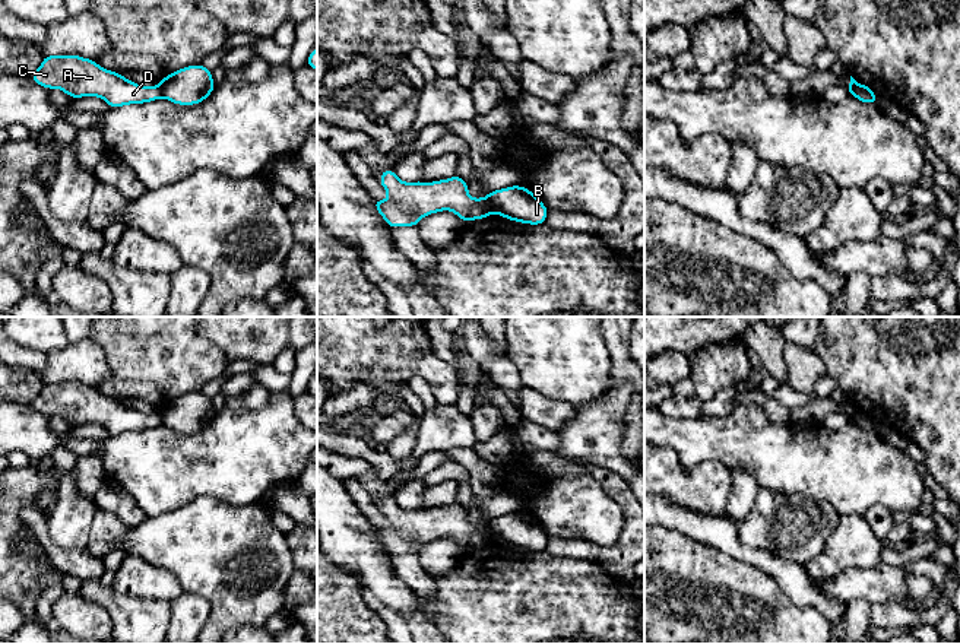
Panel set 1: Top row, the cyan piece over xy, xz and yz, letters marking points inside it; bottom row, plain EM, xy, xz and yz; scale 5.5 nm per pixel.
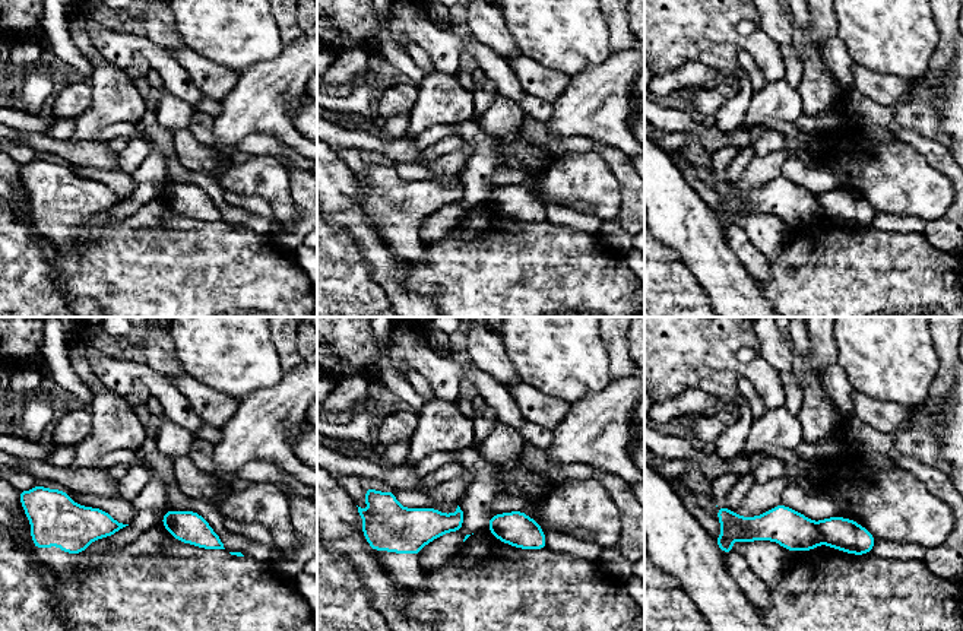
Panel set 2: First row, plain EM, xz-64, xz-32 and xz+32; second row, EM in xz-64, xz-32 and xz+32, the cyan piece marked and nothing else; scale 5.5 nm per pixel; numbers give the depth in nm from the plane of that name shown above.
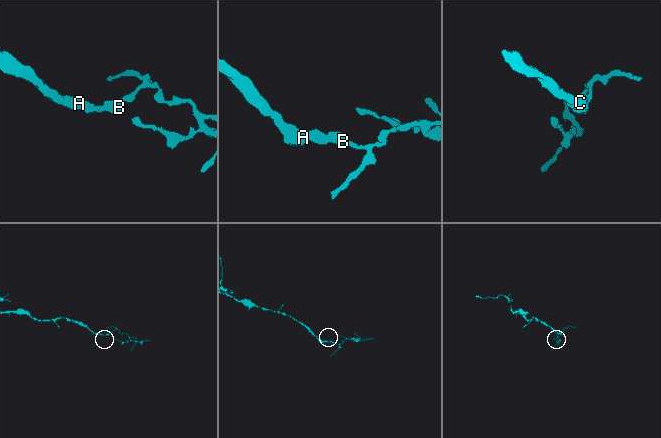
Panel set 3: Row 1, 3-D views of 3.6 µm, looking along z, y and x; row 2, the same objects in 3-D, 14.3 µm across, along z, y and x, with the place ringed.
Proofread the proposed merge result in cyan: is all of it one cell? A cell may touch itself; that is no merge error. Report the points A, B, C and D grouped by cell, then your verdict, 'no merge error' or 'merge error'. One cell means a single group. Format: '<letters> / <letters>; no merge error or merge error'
A C D / B; merge error

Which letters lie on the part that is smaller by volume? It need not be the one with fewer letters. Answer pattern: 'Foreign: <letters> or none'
Foreign: B

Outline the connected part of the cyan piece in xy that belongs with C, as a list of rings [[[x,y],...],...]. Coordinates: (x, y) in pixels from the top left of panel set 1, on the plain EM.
[[[45,383],[31,406],[47,416],[61,416],[70,425],[102,425],[110,435],[162,425],[159,412],[140,413],[80,383]]]

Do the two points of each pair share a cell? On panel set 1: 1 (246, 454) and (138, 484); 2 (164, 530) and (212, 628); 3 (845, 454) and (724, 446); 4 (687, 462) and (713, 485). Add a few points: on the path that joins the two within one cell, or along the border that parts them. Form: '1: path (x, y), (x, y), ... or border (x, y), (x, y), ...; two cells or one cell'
1: path (219, 462), (214, 468), (164, 469); one cell
2: path (189, 555), (216, 583), (218, 603); one cell
3: path (814, 456), (775, 456), (754, 446); one cell
4: border (664, 447), (686, 469), (706, 460), (726, 468); two cells

